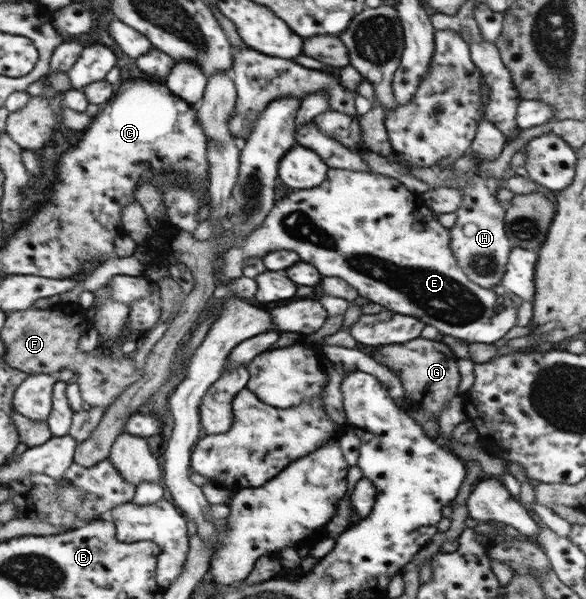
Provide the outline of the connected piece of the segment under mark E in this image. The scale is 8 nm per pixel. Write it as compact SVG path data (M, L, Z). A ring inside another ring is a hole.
M329 168L325 180L312 189L301 190L288 190L286 196L280 198L275 202L272 211L266 216L266 219L262 222L260 227L257 227L246 239L241 247L232 247L225 253L225 262L223 263L223 277L221 279L215 279L215 285L222 284L222 281L231 281L243 275L243 265L246 258L249 257L264 257L267 253L275 252L280 249L288 249L288 251L296 251L300 255L302 261L306 263L312 263L324 277L338 277L342 279L346 284L354 287L358 291L360 297L364 297L370 300L371 303L382 305L385 310L398 313L400 315L406 315L414 317L425 326L434 326L442 335L448 335L456 337L463 341L482 344L494 344L494 342L500 338L504 338L510 329L514 327L514 323L517 322L515 316L516 311L512 311L512 308L503 309L502 313L499 313L499 309L503 304L503 301L498 297L494 290L484 289L467 279L465 273L458 265L457 259L453 256L452 250L449 248L450 234L449 229L440 225L439 214L433 212L429 206L413 191L409 191L404 184L395 178L377 174L375 172L368 173L367 171L358 171L354 169L338 169Z

